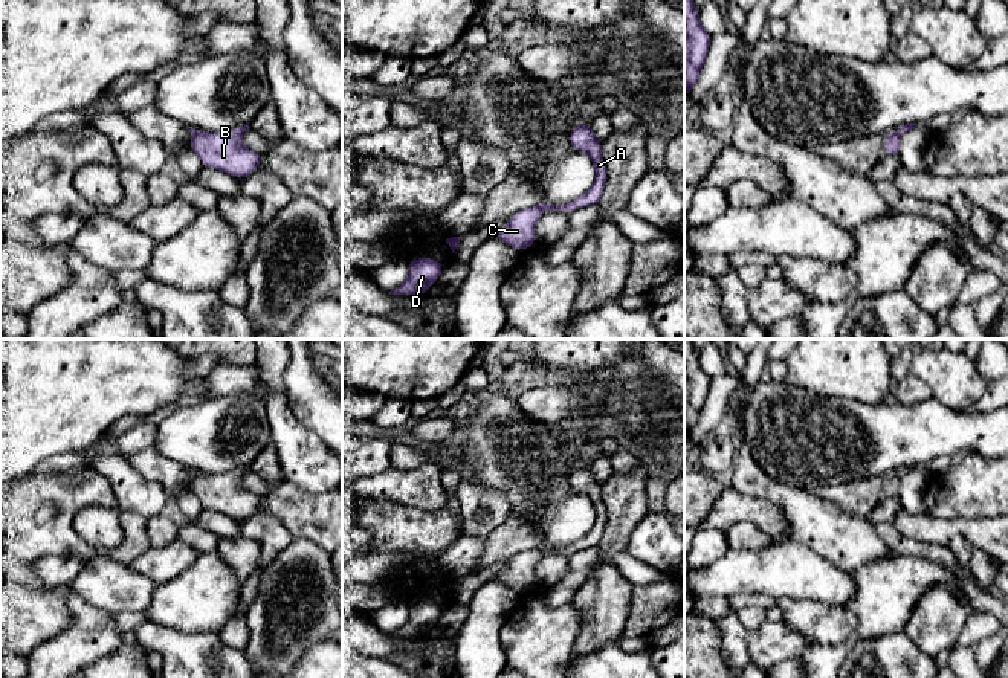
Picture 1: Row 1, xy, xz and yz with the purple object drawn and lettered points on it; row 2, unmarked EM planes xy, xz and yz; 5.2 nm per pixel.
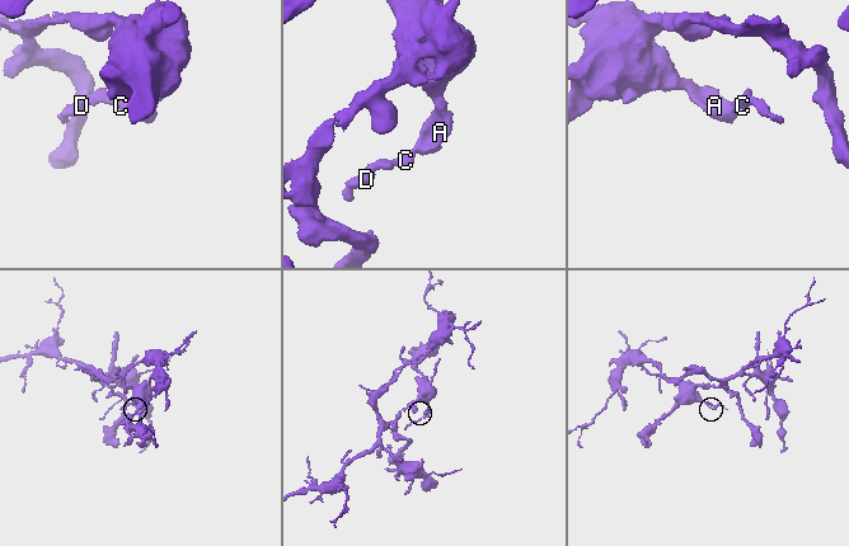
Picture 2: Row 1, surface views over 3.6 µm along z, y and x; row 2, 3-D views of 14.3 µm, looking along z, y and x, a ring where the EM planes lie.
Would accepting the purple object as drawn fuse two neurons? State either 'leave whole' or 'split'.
split

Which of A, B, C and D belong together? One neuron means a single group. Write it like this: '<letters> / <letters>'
A B / C D

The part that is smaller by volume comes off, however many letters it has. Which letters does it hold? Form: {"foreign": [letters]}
{"foreign": ["C", "D"]}

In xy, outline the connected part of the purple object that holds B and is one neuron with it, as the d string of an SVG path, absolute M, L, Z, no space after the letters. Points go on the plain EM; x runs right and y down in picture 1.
M249 467L225 475L200 475L192 479L191 492L205 508L221 512L234 519L244 521L257 513L261 496L241 487L240 478Z

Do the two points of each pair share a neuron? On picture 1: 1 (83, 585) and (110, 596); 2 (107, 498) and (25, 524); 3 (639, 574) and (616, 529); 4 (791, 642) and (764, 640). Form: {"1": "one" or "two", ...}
{"1": "one", "2": "one", "3": "two", "4": "one"}

